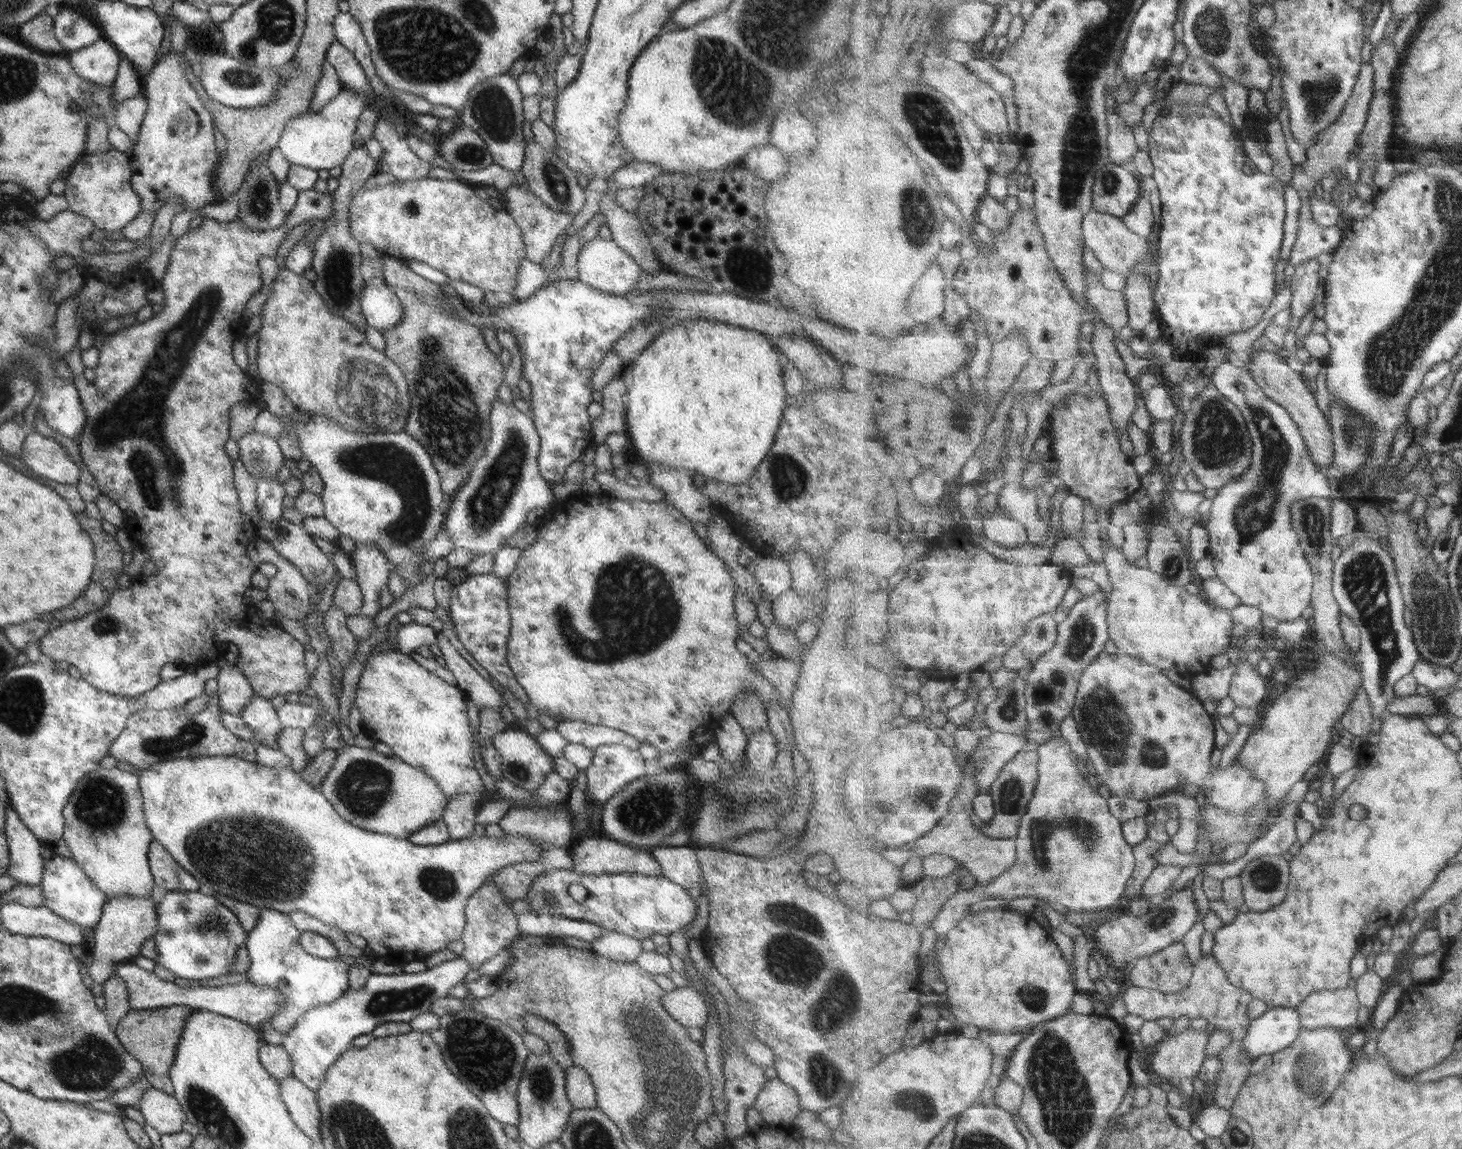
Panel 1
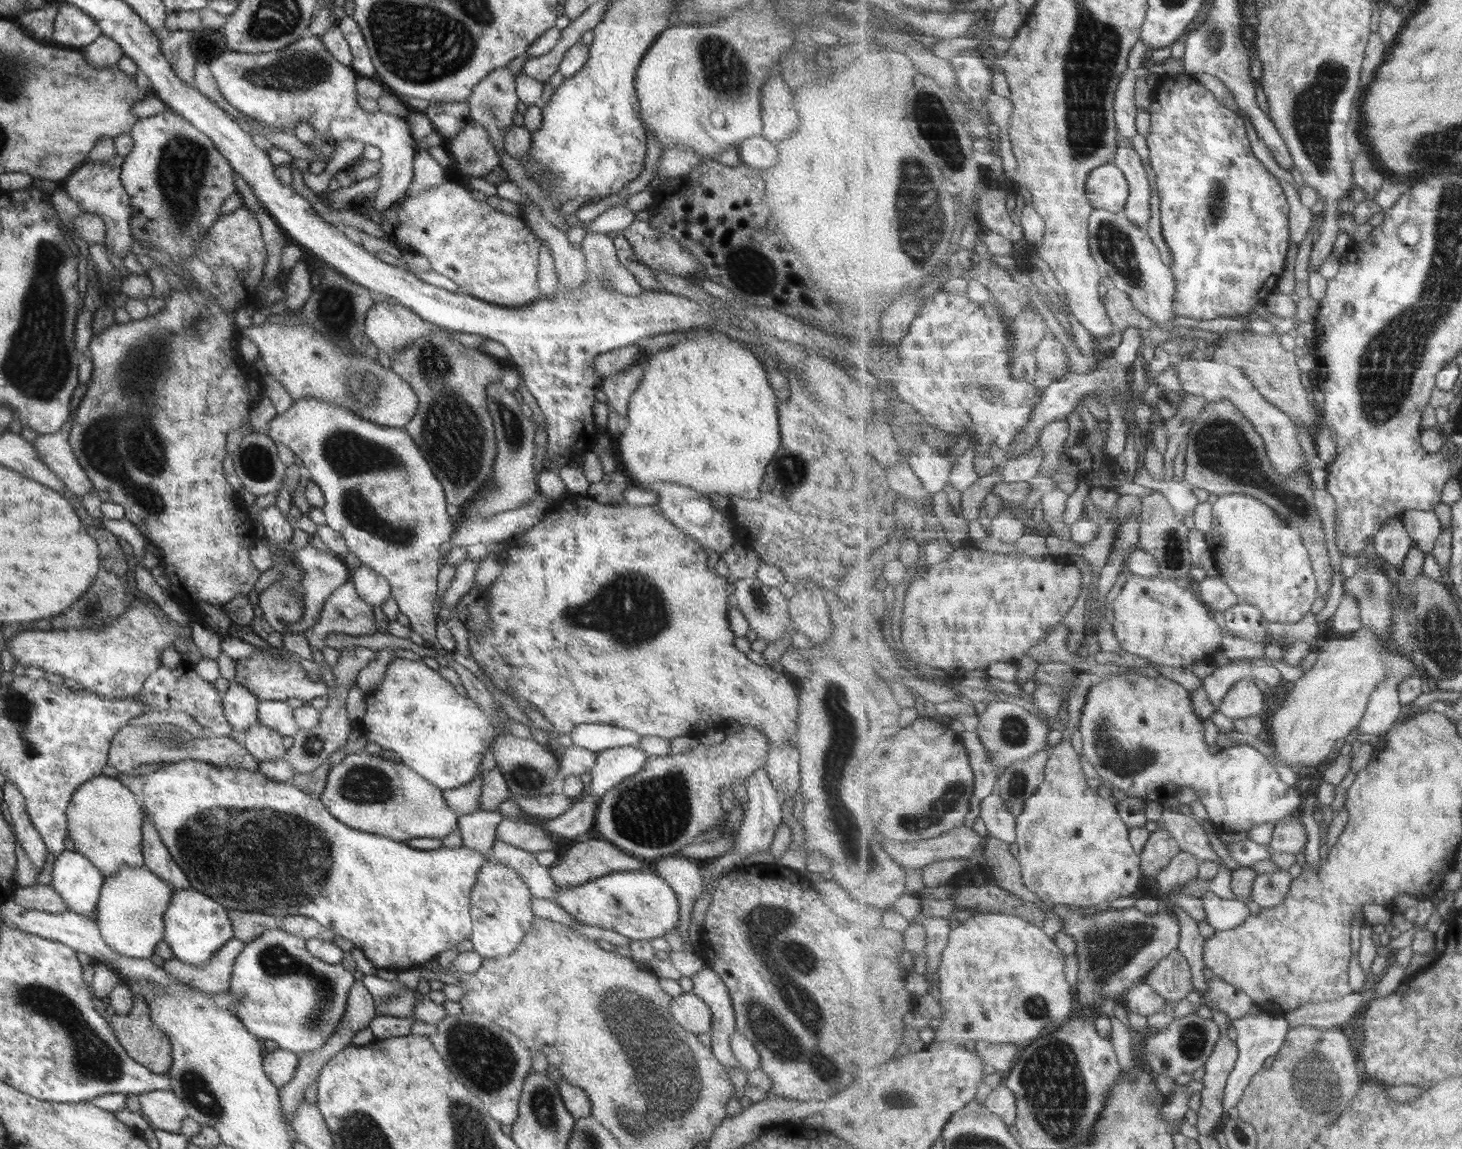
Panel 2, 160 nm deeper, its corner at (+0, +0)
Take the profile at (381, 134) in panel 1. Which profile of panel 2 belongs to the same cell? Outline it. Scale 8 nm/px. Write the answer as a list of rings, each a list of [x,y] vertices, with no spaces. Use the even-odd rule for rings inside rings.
[[[306,36],[295,40],[289,46],[283,46],[275,52],[267,54],[243,54],[241,52],[224,51],[221,56],[214,59],[208,65],[208,70],[217,84],[221,96],[241,114],[264,122],[266,126],[278,128],[279,131],[294,130],[299,122],[307,122],[314,130],[314,134],[326,134],[333,141],[351,139],[361,144],[373,146],[380,151],[381,168],[379,177],[379,188],[377,189],[372,206],[380,213],[390,208],[402,198],[408,188],[411,177],[414,175],[412,169],[416,154],[416,143],[411,138],[411,133],[406,119],[398,118],[389,113],[376,111],[369,113],[357,105],[355,100],[355,82],[357,75],[351,67],[341,66],[329,52],[323,48],[321,40],[317,36]]]

